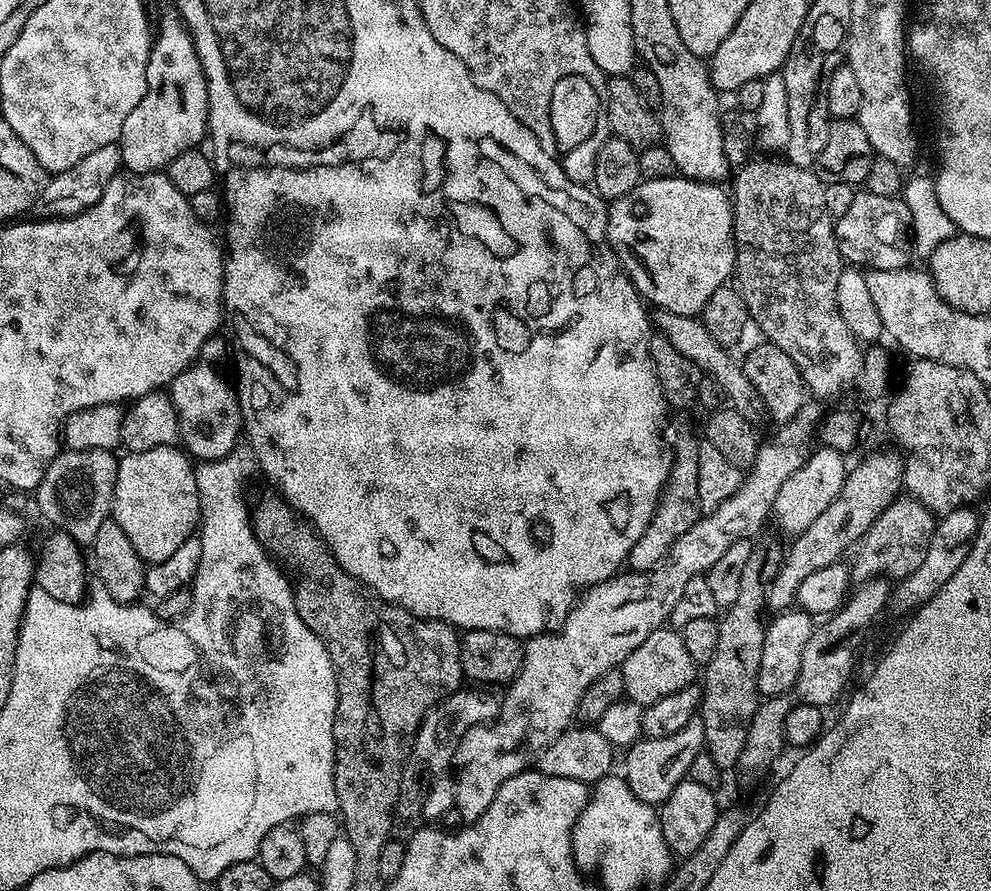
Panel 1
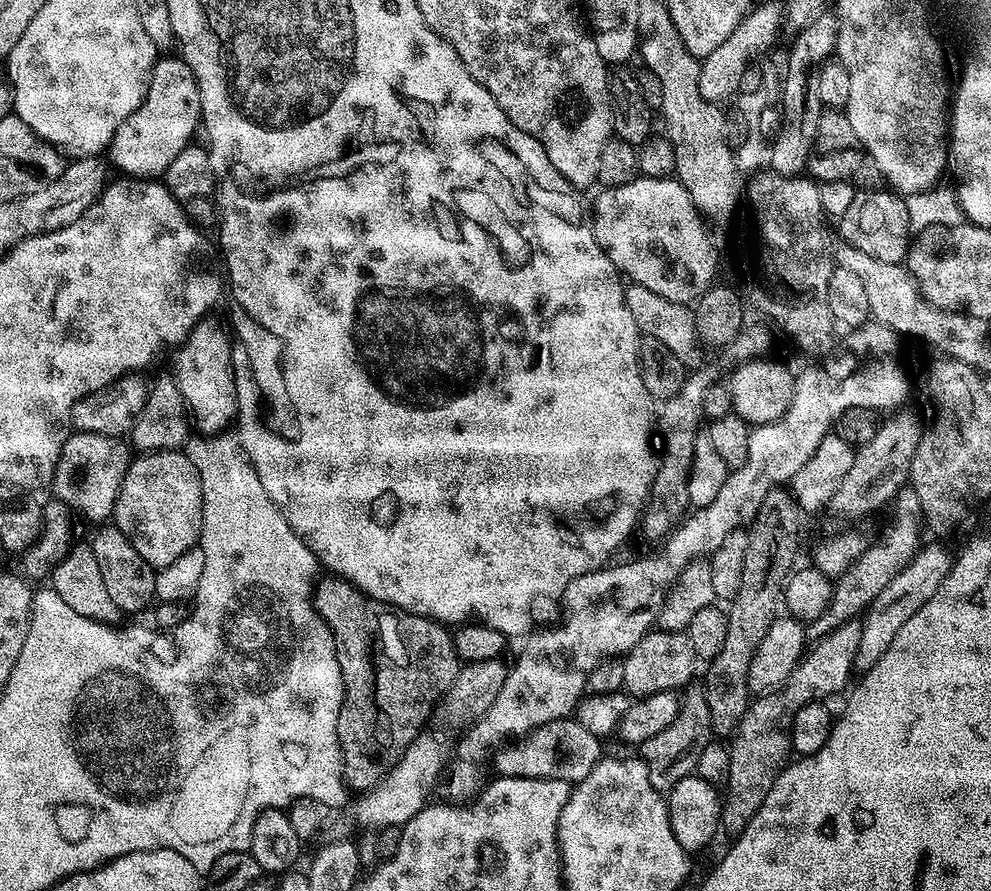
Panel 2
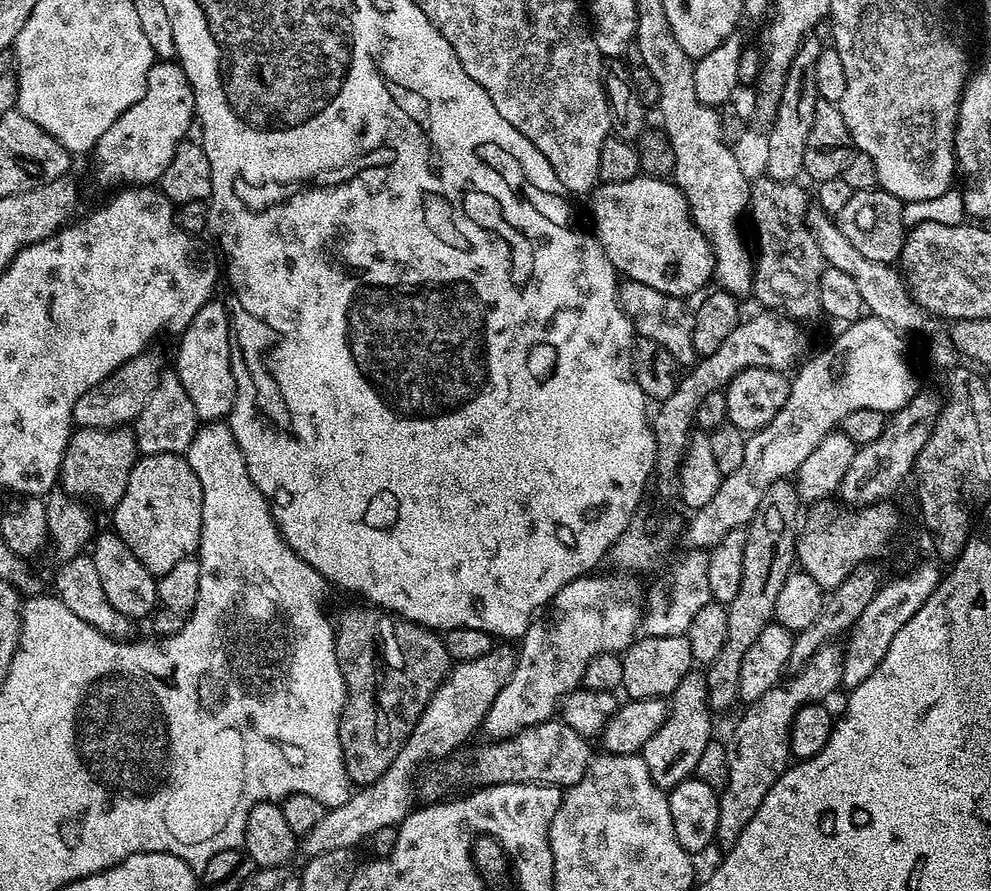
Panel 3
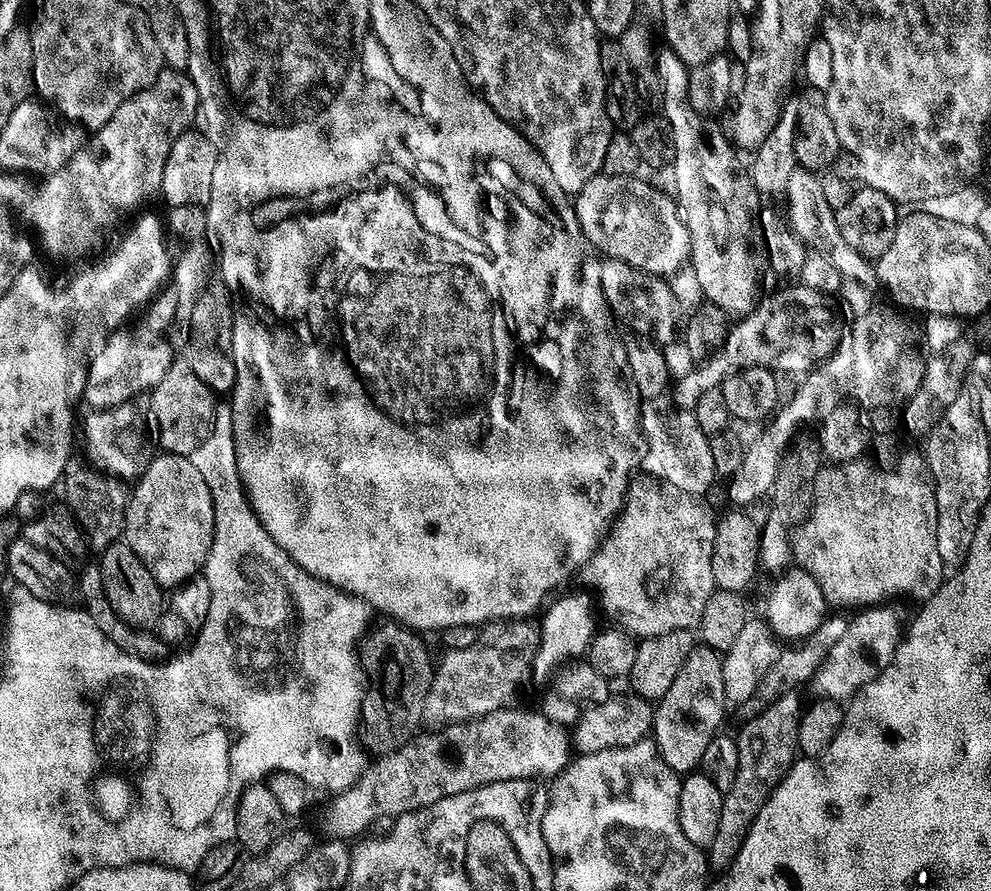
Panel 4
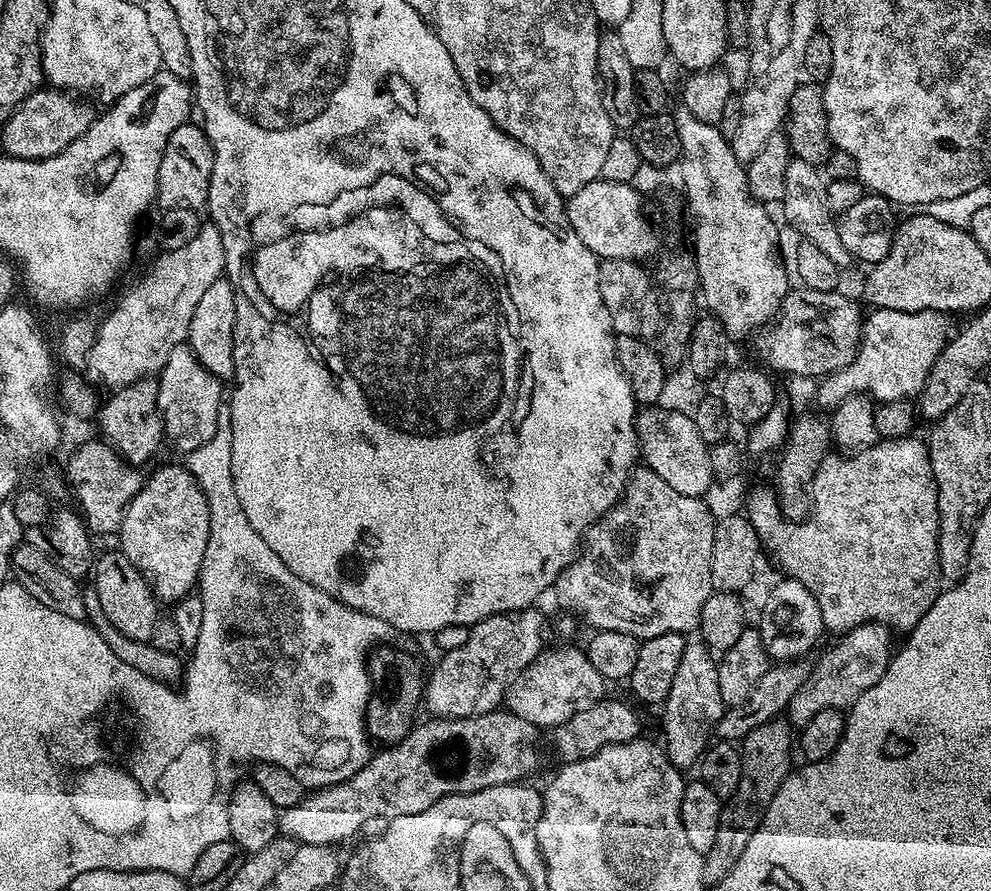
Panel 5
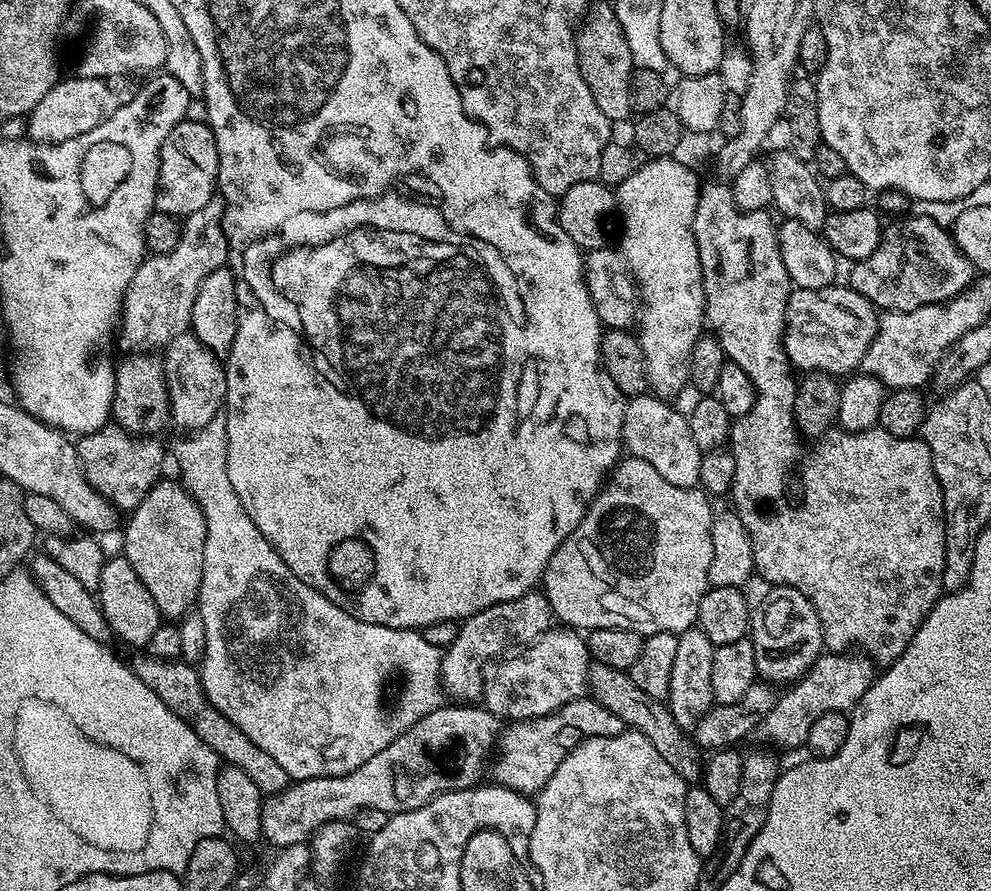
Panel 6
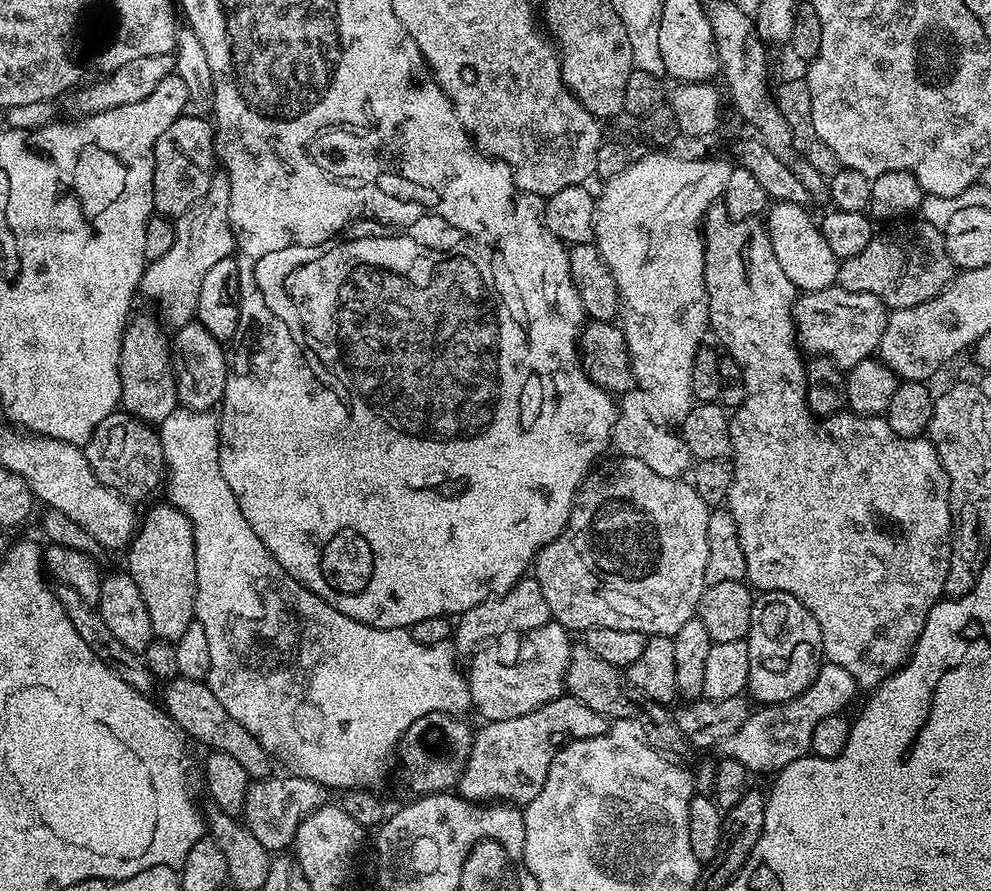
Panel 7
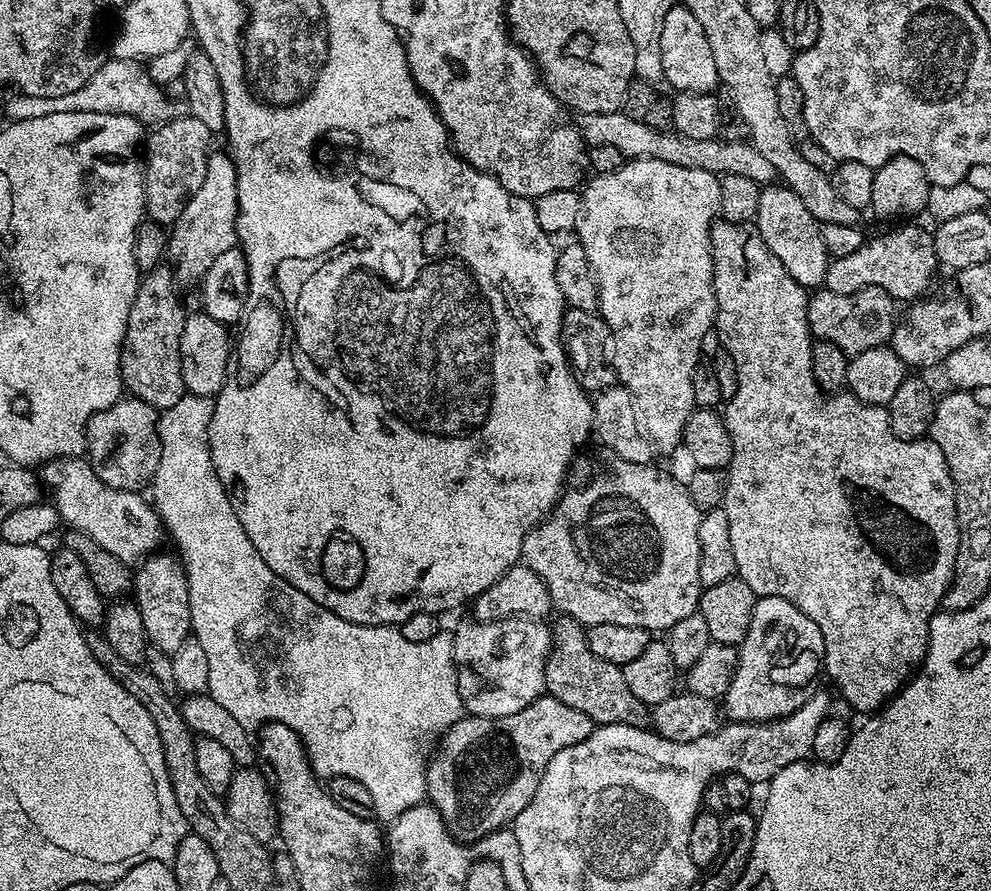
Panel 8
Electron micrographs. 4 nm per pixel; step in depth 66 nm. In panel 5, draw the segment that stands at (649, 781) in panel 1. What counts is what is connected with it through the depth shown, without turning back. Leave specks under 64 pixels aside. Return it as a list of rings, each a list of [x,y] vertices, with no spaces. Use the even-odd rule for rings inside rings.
[[[685,643],[682,660],[678,662],[678,670],[674,673],[674,683],[670,685],[670,694],[662,705],[664,721],[660,728],[664,731],[665,740],[662,747],[671,764],[681,770],[695,769],[699,765],[700,758],[710,743],[714,725],[726,711],[722,702],[722,690],[718,690],[717,657],[707,644],[695,643]]]

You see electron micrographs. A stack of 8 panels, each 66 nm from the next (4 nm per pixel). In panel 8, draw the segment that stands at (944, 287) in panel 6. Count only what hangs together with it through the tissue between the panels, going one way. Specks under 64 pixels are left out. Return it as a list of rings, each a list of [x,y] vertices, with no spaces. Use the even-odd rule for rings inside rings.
[[[916,222],[905,223],[908,225],[897,232],[888,232],[873,240],[872,237],[865,239],[858,250],[853,250],[843,258],[829,259],[823,287],[834,294],[854,294],[863,288],[881,288],[897,302],[919,301],[936,276],[938,261],[932,241],[933,233],[912,223]]]

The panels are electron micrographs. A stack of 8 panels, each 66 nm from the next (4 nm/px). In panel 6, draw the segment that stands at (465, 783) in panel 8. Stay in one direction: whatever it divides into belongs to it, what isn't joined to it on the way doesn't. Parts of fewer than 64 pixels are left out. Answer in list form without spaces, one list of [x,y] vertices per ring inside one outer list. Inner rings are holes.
[[[581,698],[563,704],[558,711],[540,716],[537,720],[518,720],[509,723],[501,731],[494,749],[494,759],[490,764],[491,779],[501,788],[521,792],[529,798],[535,797],[546,786],[546,782],[550,782],[554,770],[558,770],[566,751],[564,740],[575,741],[577,738],[590,736],[617,736],[625,730],[626,725],[622,718],[618,718],[618,714],[606,710],[606,706],[591,698]]]

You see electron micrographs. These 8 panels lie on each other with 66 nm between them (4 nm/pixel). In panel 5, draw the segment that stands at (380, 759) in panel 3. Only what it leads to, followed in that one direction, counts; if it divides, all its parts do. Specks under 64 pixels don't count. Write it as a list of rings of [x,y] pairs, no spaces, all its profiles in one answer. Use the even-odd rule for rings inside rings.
[[[388,646],[375,647],[366,661],[369,681],[376,685],[373,688],[371,685],[370,695],[366,700],[364,722],[367,735],[371,739],[373,736],[378,742],[377,745],[391,746],[397,744],[414,727],[417,719],[416,707],[419,709],[422,704],[426,672],[416,665],[416,660],[410,653],[384,647]]]

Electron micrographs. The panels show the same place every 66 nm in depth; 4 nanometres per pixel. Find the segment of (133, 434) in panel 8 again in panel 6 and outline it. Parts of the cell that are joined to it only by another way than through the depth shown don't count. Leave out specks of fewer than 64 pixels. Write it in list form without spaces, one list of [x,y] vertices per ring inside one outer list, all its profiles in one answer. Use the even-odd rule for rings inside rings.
[[[109,422],[97,432],[79,437],[76,453],[80,459],[80,471],[92,489],[113,508],[124,514],[131,513],[165,475],[164,448],[158,441],[156,438],[137,438],[114,422]]]

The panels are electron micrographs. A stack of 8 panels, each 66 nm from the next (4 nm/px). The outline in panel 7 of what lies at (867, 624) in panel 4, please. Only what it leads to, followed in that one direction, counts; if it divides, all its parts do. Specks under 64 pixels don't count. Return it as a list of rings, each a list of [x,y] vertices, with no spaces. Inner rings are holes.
[[[825,663],[816,673],[814,682],[810,682],[810,686],[806,686],[798,698],[785,704],[757,707],[746,718],[746,722],[742,722],[742,726],[738,726],[738,730],[734,730],[734,734],[724,740],[723,755],[742,762],[742,766],[746,766],[752,774],[780,772],[790,766],[790,762],[811,753],[814,729],[818,727],[818,722],[822,722],[822,718],[841,715],[845,711],[844,707],[856,695],[858,689],[850,670],[837,664]]]

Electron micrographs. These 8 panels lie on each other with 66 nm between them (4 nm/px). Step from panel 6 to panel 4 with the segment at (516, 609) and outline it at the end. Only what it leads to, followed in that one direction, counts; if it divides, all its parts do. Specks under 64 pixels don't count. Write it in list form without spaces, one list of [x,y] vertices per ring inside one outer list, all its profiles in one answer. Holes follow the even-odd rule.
[[[493,622],[483,629],[477,635],[476,644],[474,646],[468,646],[466,650],[447,650],[443,653],[444,657],[439,657],[438,663],[435,665],[432,673],[432,685],[430,690],[426,694],[426,702],[424,703],[424,718],[423,723],[433,724],[431,727],[436,730],[447,729],[449,725],[460,725],[467,724],[470,720],[481,720],[486,714],[496,712],[498,709],[505,707],[509,703],[512,691],[520,684],[520,679],[523,678],[524,674],[528,674],[532,665],[532,659],[536,656],[536,645],[538,643],[538,632],[535,627],[532,628],[528,625],[528,622]]]

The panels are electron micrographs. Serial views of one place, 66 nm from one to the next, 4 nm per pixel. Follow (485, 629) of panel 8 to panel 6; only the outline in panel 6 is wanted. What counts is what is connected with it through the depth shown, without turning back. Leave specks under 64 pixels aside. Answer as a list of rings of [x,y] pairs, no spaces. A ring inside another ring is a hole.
[[[567,626],[556,630],[549,630],[541,634],[539,638],[527,645],[525,656],[516,656],[513,660],[508,660],[505,664],[497,663],[490,675],[484,682],[484,695],[482,697],[483,707],[492,712],[504,722],[515,722],[518,720],[537,720],[540,716],[545,716],[551,712],[559,710],[563,704],[569,704],[581,699],[588,683],[588,665],[590,657],[585,637],[579,631]]]

